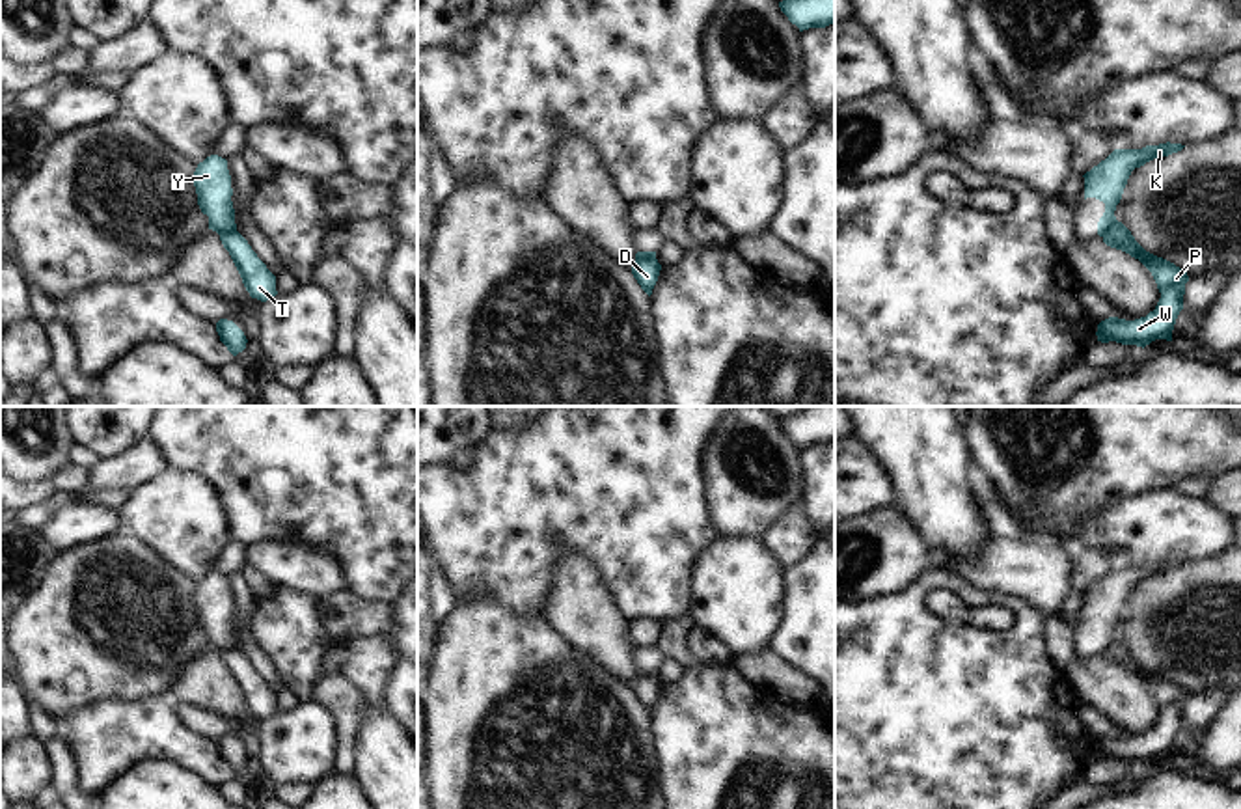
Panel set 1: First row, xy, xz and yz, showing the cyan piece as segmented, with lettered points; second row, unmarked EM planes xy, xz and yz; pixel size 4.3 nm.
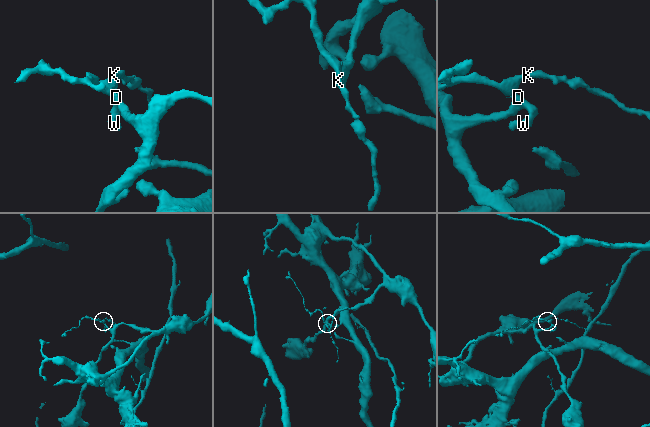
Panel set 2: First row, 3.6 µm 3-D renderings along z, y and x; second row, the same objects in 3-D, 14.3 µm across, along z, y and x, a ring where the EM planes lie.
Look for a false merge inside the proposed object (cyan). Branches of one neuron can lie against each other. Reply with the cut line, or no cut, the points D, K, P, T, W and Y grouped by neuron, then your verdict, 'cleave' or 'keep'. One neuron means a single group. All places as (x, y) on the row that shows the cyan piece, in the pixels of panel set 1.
xy (235, 230), (218, 233) | D P T W / K Y | cleave

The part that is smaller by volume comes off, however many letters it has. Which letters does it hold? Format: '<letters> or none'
K, Y

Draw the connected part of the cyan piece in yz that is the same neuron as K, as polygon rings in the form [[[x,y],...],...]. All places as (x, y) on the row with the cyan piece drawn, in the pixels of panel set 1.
[[[1159,144],[1146,145],[1142,149],[1114,149],[1105,160],[1086,171],[1084,177],[1084,199],[1096,198],[1105,203],[1105,213],[1098,222],[1098,235],[1103,237],[1105,231],[1116,222],[1114,211],[1122,199],[1127,179],[1135,168],[1146,162],[1168,157],[1181,151],[1181,144]]]

